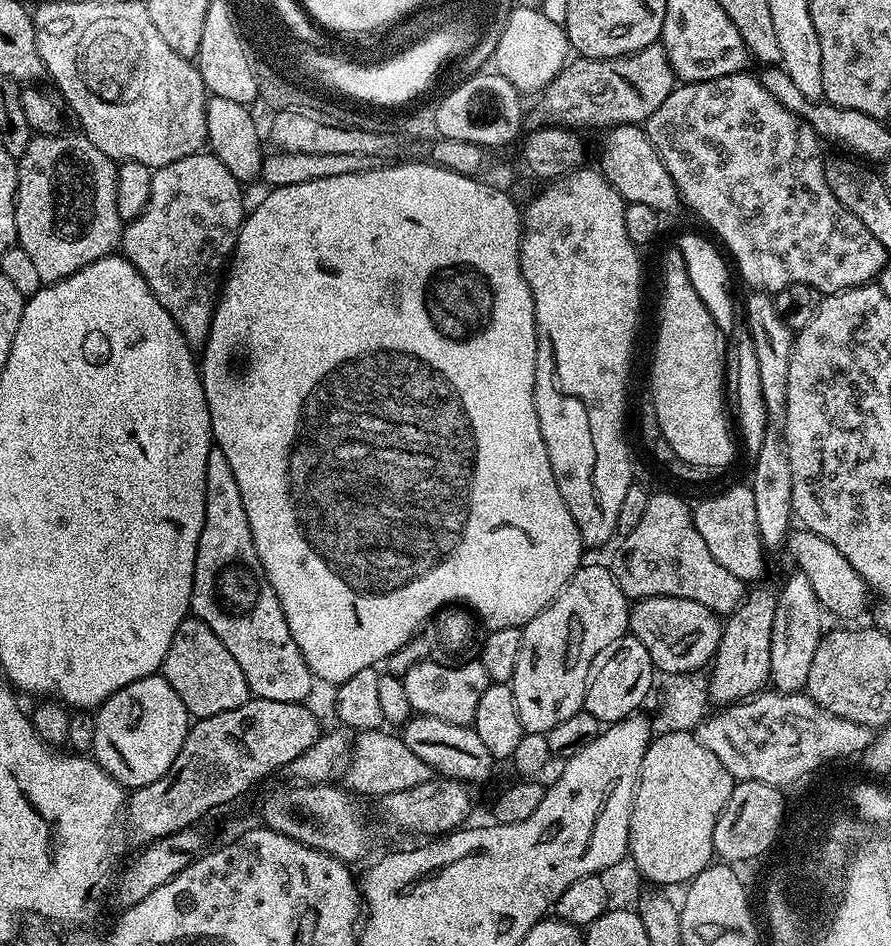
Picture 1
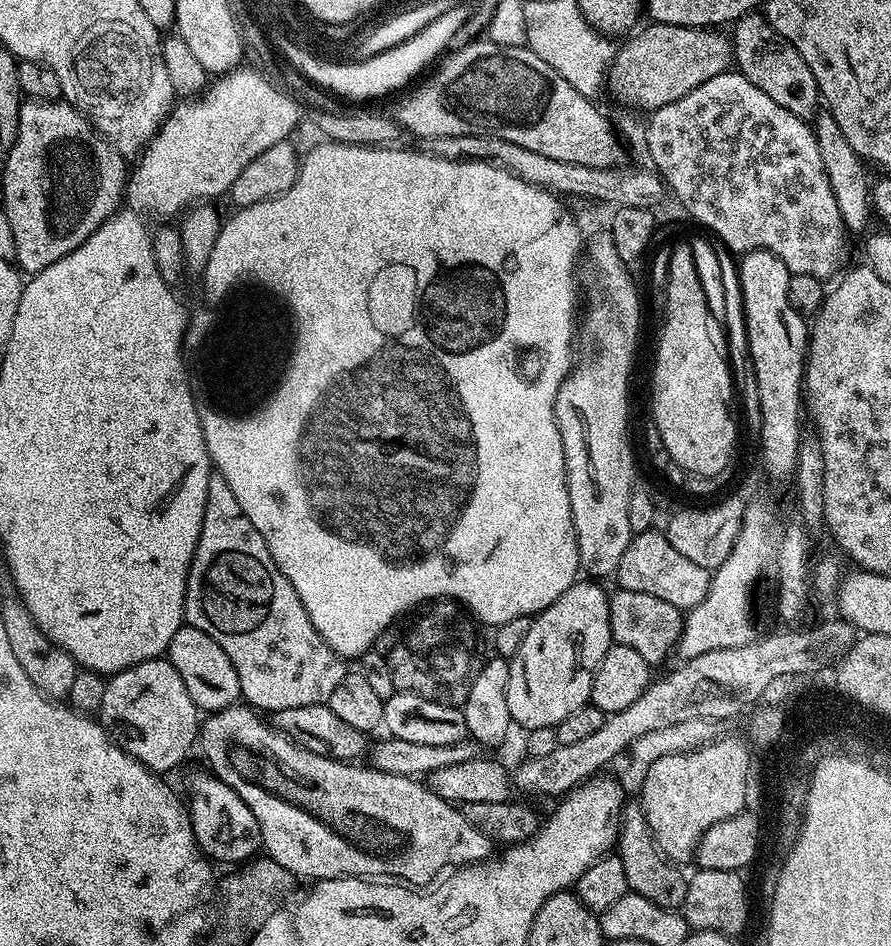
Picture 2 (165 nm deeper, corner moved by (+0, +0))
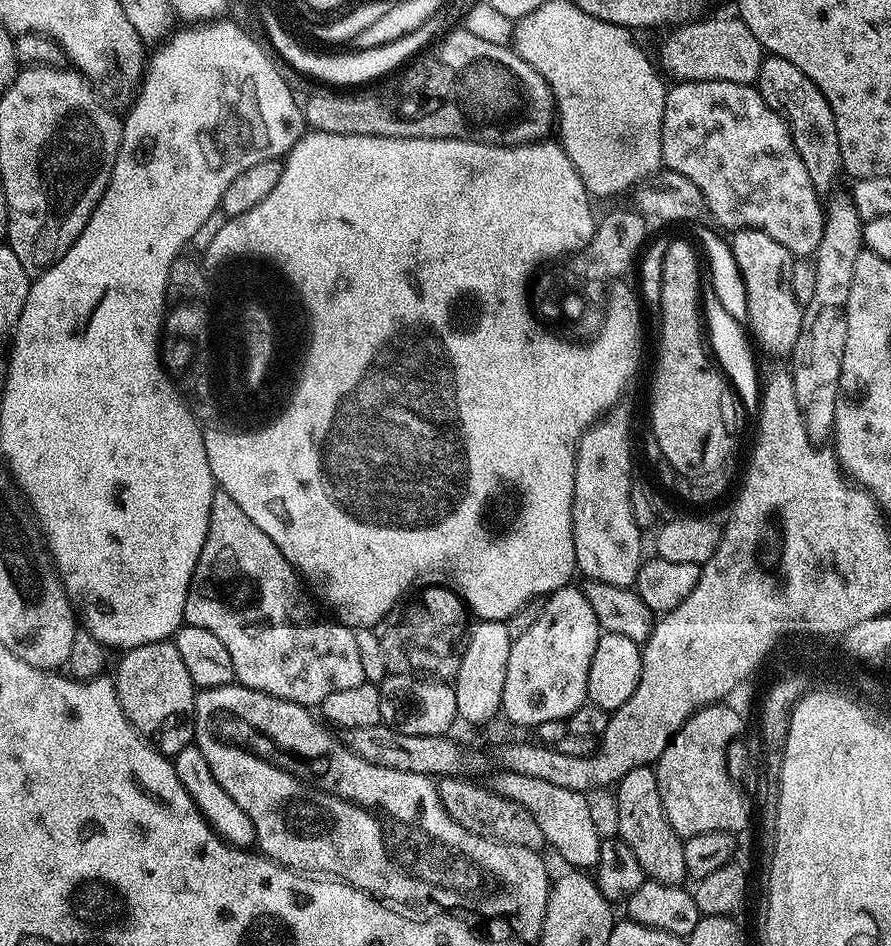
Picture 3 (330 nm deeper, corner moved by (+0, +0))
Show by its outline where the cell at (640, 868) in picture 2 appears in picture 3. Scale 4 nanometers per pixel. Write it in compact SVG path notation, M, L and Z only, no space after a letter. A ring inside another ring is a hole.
M645 766L630 770L630 774L623 776L614 785L614 792L616 792L615 835L622 842L626 842L626 846L630 846L634 858L638 858L638 866L642 866L645 877L662 884L683 885L688 876L684 840L672 829L664 813L655 767Z

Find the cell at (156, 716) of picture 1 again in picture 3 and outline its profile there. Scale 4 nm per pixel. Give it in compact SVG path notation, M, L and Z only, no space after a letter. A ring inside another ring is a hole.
M171 639L150 642L146 646L129 648L123 653L120 665L114 671L116 697L132 727L147 738L169 758L183 753L193 743L196 734L196 683L190 678L186 666L182 663L182 654L178 654L178 646Z

